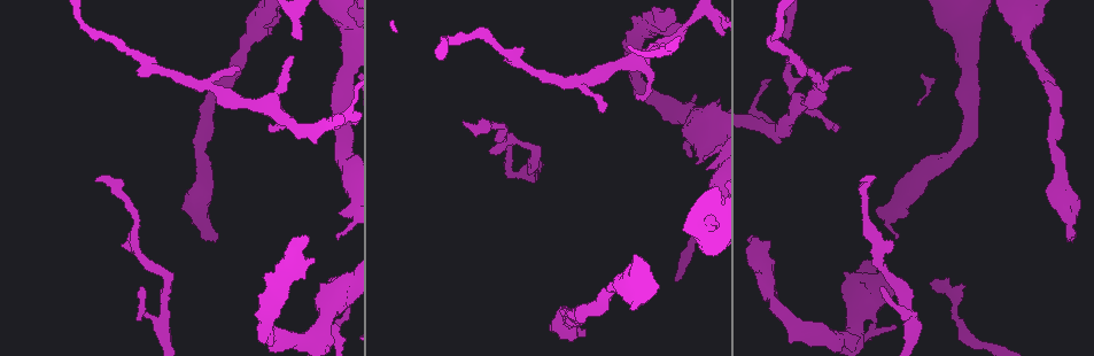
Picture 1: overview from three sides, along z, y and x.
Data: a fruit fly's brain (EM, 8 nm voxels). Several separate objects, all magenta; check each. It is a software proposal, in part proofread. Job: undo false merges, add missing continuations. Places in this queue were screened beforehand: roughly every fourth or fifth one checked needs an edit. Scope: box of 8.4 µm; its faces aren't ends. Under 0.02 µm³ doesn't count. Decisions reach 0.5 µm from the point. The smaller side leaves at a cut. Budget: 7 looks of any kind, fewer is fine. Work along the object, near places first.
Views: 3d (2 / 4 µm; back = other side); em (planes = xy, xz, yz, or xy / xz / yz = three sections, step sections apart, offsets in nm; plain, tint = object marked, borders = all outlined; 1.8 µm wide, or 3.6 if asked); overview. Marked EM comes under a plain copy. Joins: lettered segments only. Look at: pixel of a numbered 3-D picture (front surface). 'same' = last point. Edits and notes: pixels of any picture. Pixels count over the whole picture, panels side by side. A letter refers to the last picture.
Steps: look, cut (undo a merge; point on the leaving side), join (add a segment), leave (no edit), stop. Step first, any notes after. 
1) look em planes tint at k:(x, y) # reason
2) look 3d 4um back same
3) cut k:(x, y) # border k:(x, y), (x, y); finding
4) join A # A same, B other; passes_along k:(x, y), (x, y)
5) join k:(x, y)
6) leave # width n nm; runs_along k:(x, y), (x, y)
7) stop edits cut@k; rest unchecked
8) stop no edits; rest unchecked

look em planes borders at 1:(307, 242) # long arm stops here

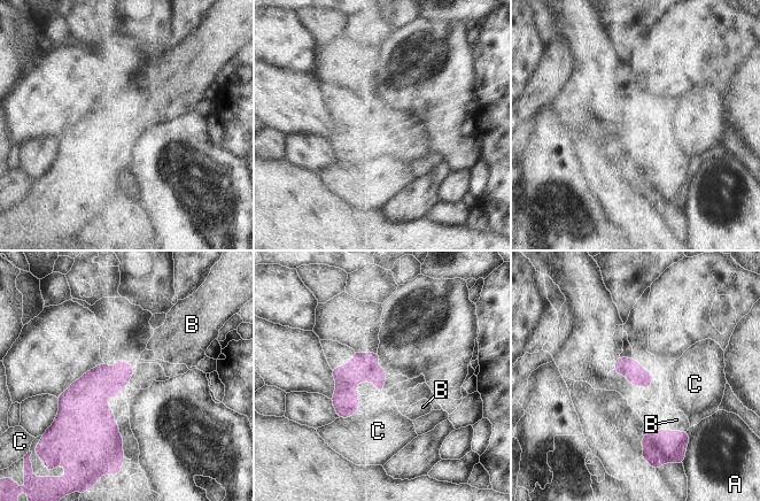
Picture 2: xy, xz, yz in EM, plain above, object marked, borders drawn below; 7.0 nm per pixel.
join B # A other, B same, C other; passes_along 2:(659, 447), (679, 432), (676, 419); the neuron continues

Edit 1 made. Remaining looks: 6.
look overview

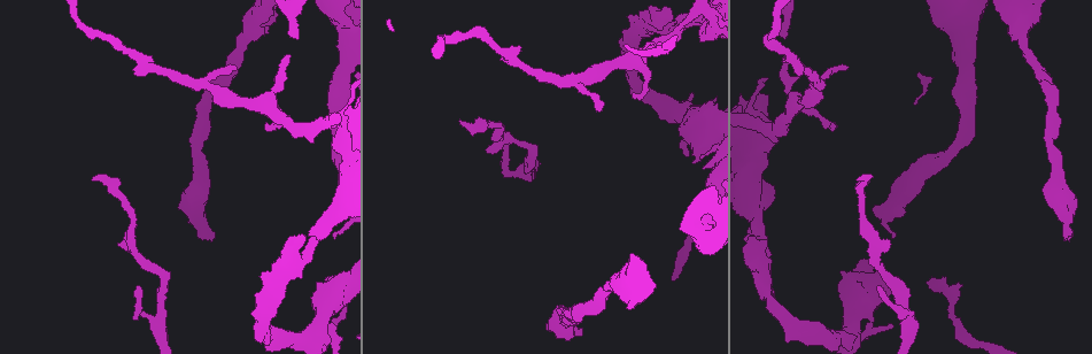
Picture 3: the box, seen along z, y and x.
look 3d 2um back at 3:(829, 125) # thin end

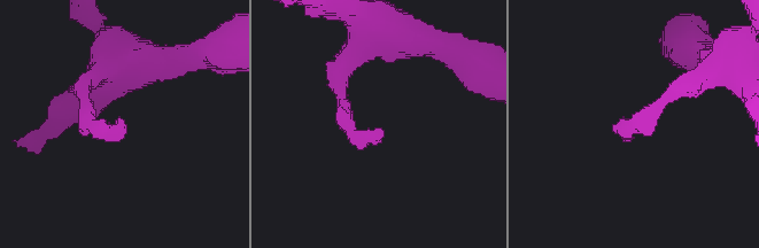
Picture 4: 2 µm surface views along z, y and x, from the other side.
look em yz step 16 borders at 4:(632, 131) # need the tissue

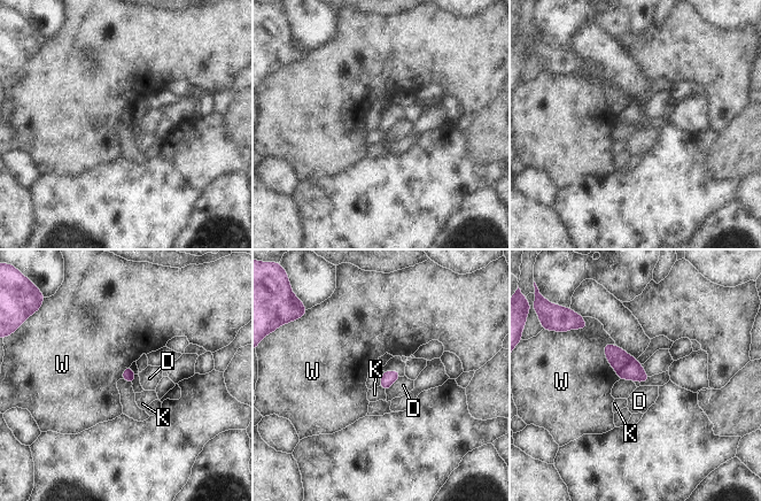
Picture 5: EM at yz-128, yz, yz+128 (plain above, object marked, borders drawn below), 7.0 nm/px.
leave # D other, K other, W other; none of them fits

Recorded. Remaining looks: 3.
look 3d 4um at 3:(959, 286) # branch stops here

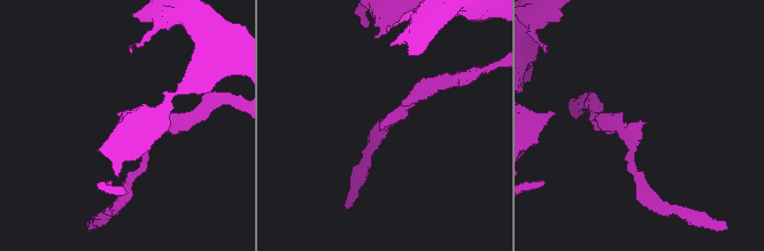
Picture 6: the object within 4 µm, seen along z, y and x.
look em xy step 4 tint at 6:(380, 129) # now the EM

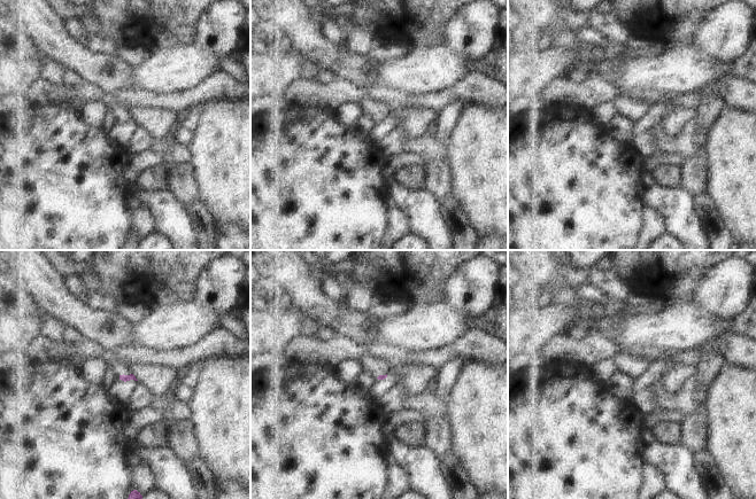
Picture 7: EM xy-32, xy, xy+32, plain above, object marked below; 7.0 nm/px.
look em planes borders same # cut it another way

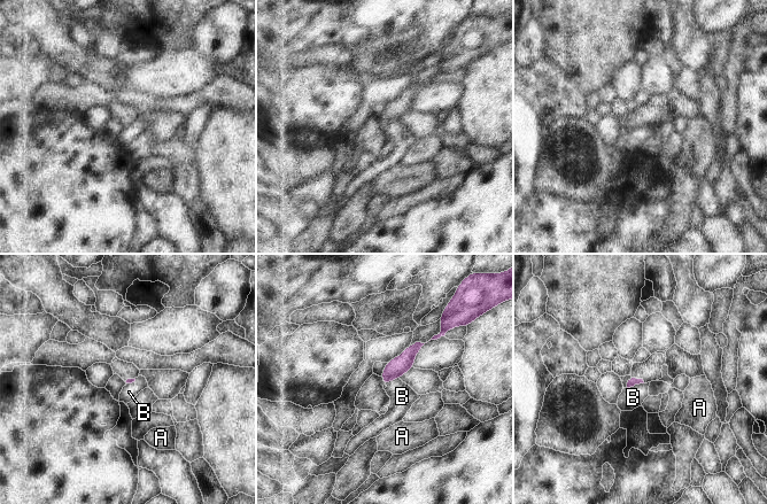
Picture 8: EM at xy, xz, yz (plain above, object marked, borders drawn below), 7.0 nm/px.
leave # A other, B other; border 8:(643, 382), (627, 388); none of them fits

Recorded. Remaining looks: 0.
stop edits join@2; rest unchecked

